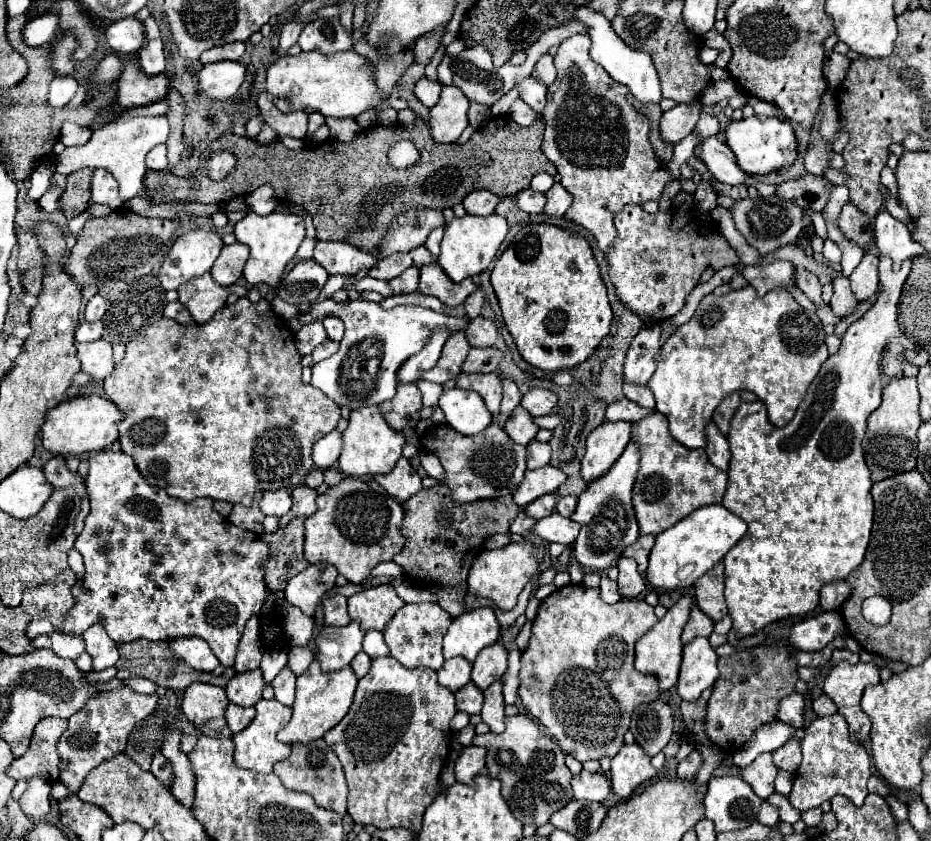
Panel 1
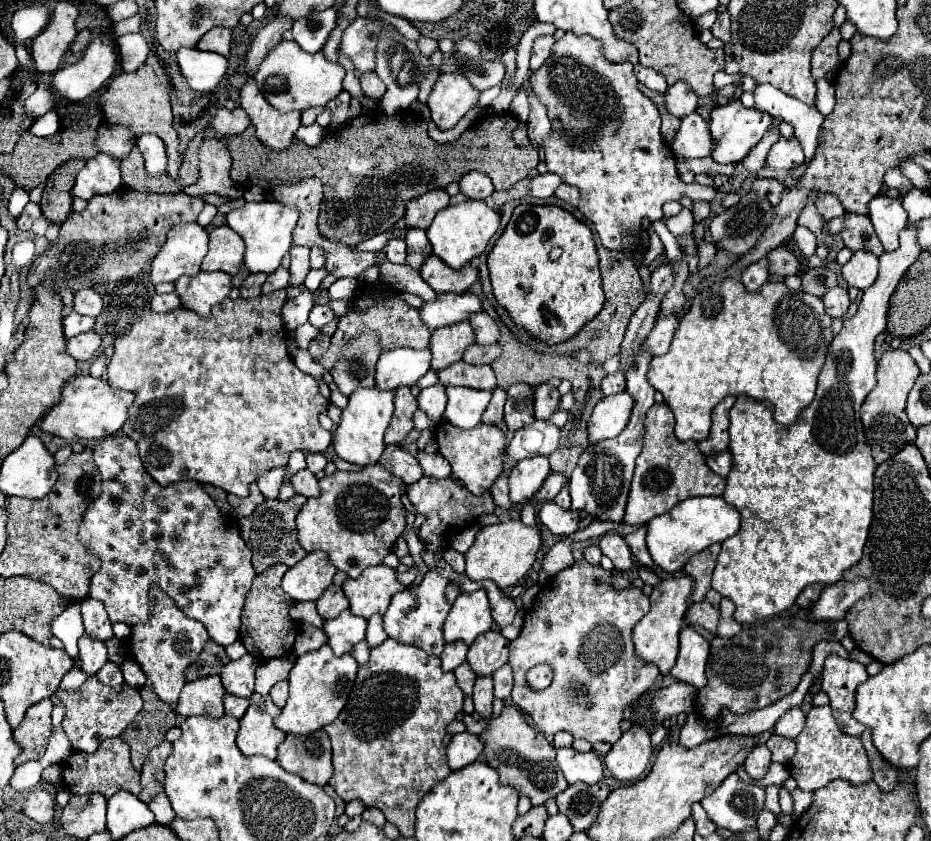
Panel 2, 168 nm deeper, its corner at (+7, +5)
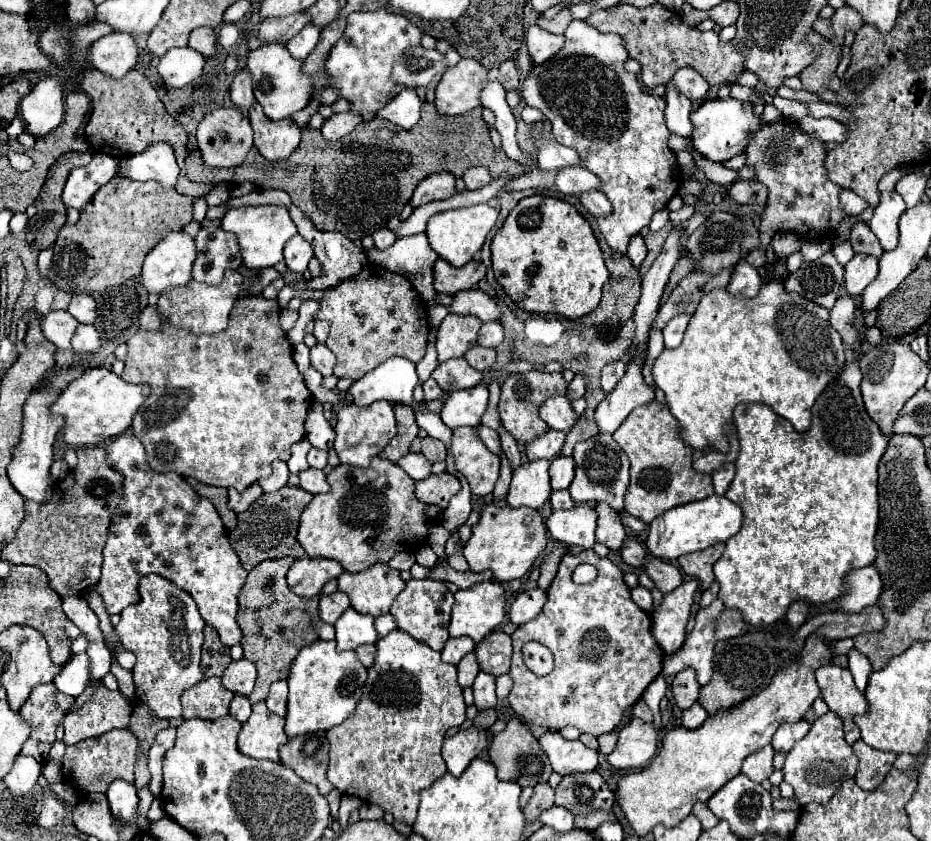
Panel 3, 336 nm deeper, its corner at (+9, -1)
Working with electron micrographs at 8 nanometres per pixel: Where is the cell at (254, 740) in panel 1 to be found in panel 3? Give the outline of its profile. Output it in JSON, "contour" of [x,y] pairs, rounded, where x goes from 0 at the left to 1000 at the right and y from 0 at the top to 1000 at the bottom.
{"contour":[[[286,835],[271,839],[271,851],[260,861],[256,873],[256,892],[269,901],[301,906],[299,889],[309,882],[305,873],[305,854],[292,849]]]}

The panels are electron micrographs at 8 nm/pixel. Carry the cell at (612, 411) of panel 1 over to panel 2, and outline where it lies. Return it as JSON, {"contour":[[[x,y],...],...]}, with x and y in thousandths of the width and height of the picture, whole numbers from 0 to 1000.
{"contour":[[[668,442],[653,445],[647,452],[647,471],[660,471],[660,468],[670,466],[670,464],[672,464],[672,449],[670,449]]]}

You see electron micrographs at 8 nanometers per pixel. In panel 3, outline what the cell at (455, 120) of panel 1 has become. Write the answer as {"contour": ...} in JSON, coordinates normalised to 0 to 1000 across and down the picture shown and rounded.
{"contour":[[[496,69],[490,78],[485,78],[477,86],[473,100],[468,102],[468,128],[473,131],[473,136],[481,136],[481,138],[498,136],[498,133],[516,126],[516,109],[522,105],[522,100],[524,100],[524,83],[520,78],[516,78],[516,74],[511,74],[511,71]]]}

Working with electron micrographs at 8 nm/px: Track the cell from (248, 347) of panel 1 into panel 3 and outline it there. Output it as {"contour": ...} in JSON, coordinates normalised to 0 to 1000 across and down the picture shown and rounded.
{"contour":[[[269,352],[253,359],[241,395],[208,400],[200,392],[176,388],[163,397],[146,395],[135,407],[137,426],[131,449],[140,457],[163,459],[161,473],[142,502],[144,518],[153,523],[163,559],[187,559],[226,578],[262,583],[288,566],[294,547],[311,545],[311,530],[327,521],[327,497],[335,483],[335,471],[314,426],[314,409],[305,400],[299,378],[301,364],[296,357]]]}

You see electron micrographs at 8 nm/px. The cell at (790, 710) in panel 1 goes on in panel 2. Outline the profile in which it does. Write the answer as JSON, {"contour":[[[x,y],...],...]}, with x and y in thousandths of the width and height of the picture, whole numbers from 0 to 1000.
{"contour":[[[857,839],[849,842],[846,847],[842,847],[842,849],[836,854],[834,863],[831,863],[831,868],[834,868],[836,875],[851,878],[851,880],[859,873],[861,866],[864,866],[864,849],[861,849],[861,844],[859,844]]]}

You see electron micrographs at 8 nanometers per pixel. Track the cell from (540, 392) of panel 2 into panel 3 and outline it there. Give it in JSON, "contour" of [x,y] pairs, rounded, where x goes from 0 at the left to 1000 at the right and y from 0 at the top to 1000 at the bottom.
{"contour":[[[595,471],[584,478],[580,485],[582,499],[593,509],[602,514],[612,514],[614,507],[621,502],[621,492],[614,485],[614,478],[608,471]]]}

